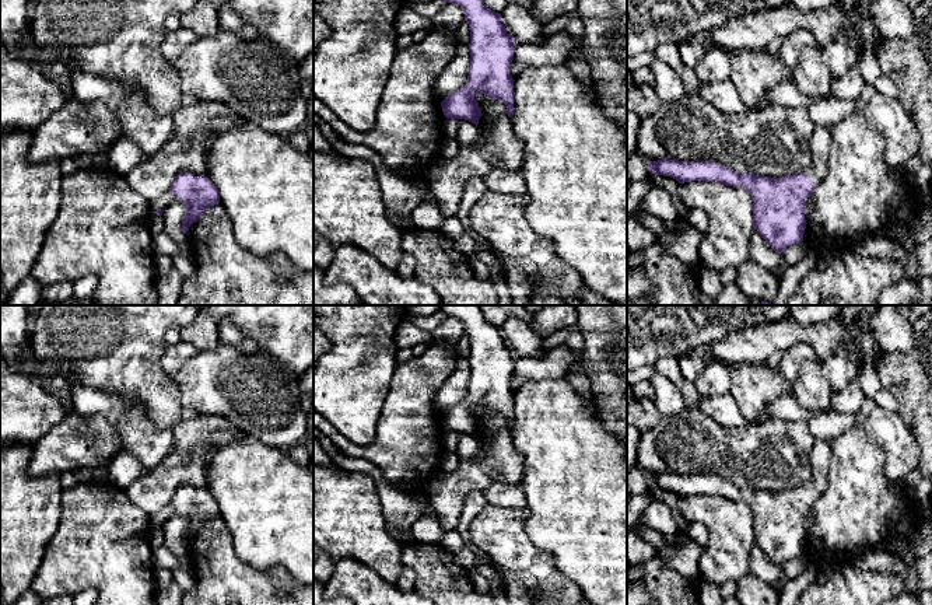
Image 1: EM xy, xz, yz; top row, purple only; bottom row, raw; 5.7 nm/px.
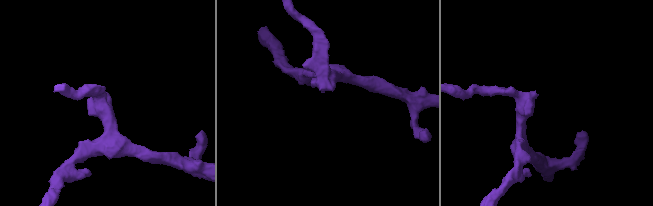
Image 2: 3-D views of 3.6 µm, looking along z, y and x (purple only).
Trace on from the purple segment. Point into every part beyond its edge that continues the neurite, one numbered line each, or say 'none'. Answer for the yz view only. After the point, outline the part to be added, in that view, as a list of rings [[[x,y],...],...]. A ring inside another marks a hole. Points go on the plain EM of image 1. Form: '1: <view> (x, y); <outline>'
1: yz (820, 453); [[[814,438],[809,454],[812,479],[805,485],[813,497],[819,497],[827,490],[830,457],[831,448],[828,441],[823,438]]]

